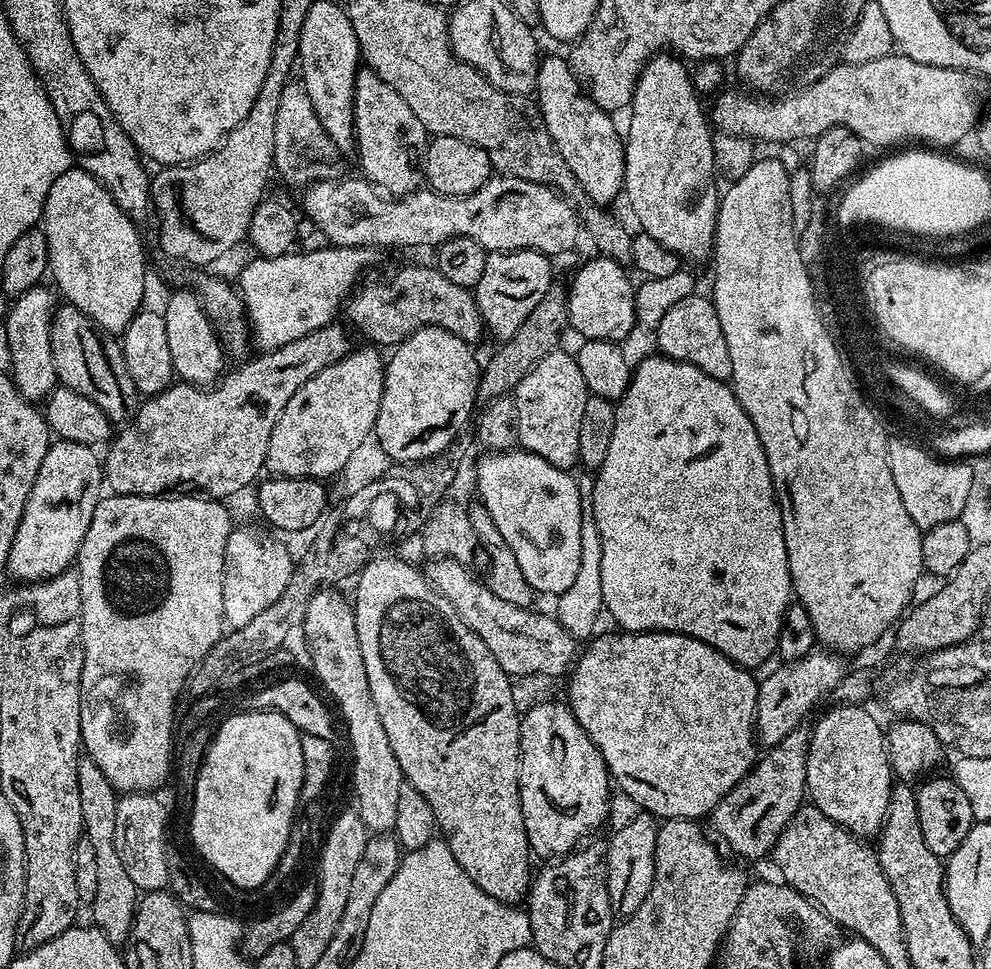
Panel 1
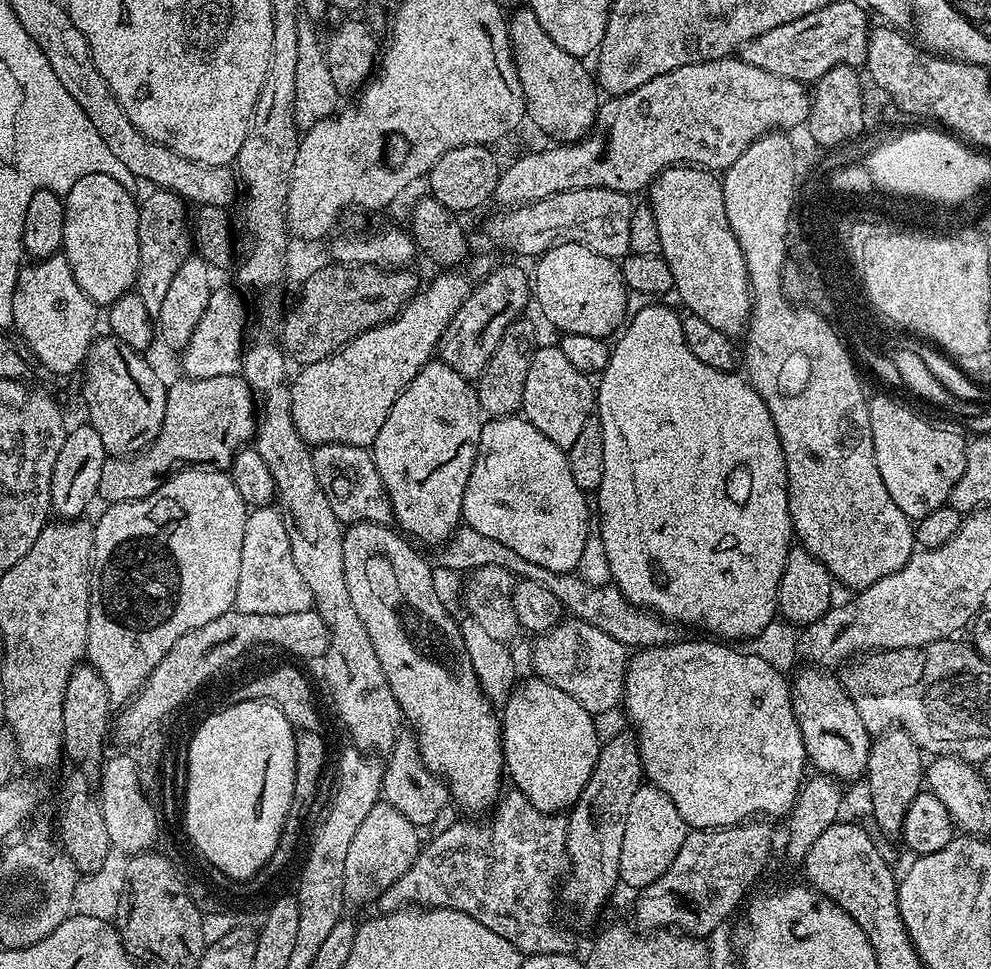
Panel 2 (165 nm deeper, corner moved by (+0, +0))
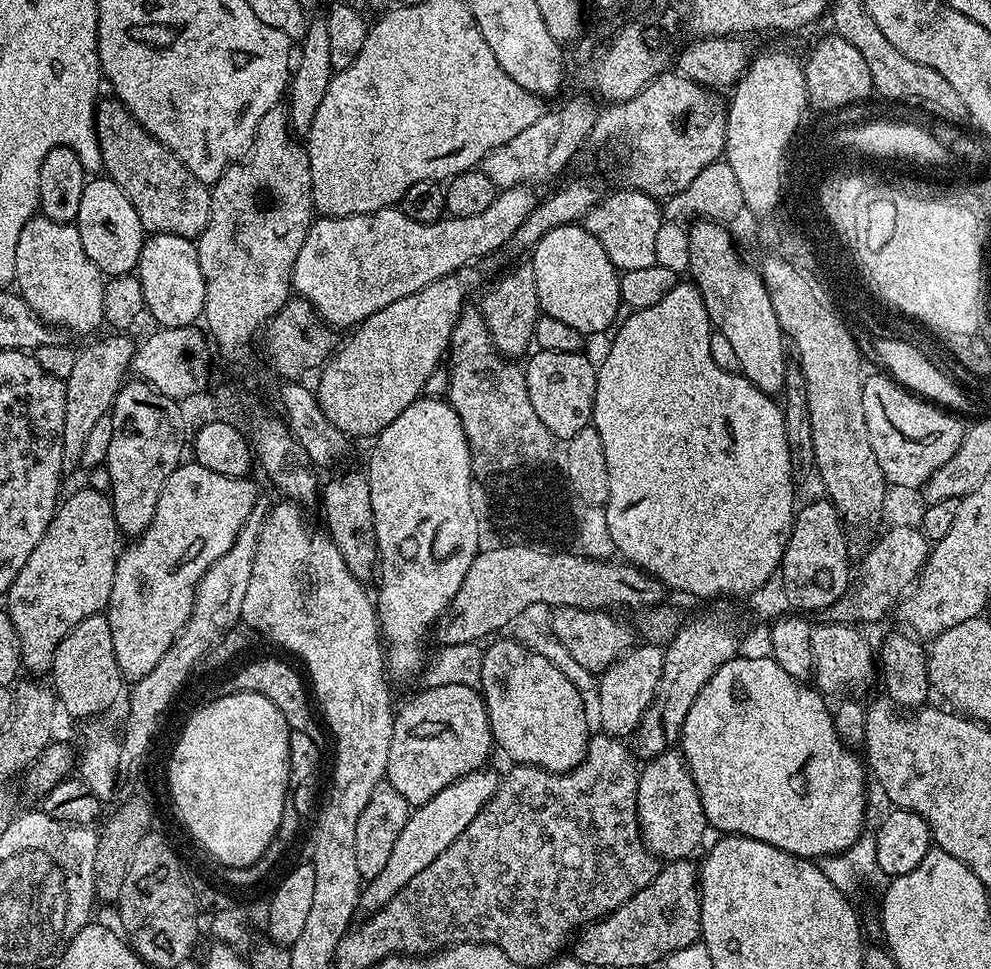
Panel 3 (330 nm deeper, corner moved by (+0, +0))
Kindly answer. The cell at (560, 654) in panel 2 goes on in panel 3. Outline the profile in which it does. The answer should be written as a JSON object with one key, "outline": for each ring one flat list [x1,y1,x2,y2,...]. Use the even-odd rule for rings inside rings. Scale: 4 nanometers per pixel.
{"outline":[[647,642,624,653,620,659,598,676,600,696,600,724,605,733,617,738,628,738,640,727,640,719,650,706,658,690,658,682,664,665,664,648]]}

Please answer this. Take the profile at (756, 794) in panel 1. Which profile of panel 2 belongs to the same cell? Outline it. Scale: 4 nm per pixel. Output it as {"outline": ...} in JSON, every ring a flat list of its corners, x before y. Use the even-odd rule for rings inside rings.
{"outline":[[745,822,735,824,732,828,689,831,686,842,682,842,682,850,678,850,670,862,670,870,666,870,658,882,650,882,650,886,639,889,635,927,640,930,675,930,680,934,707,938,714,926,725,923,729,919,728,915,740,903,740,907,745,903,746,897,753,891,752,883,763,874,768,855,772,852,772,828,768,824,771,823]]}

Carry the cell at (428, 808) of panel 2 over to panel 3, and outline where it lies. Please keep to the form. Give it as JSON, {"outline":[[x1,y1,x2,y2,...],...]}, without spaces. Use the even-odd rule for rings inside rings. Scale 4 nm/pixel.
{"outline":[[442,685,433,688,424,688,420,690,417,696,412,696,405,702,401,708,395,713,392,722,392,737,390,738,390,758,388,759,388,770,386,773,387,783,394,786,394,790,398,790,398,794,402,794,402,798,406,798,409,806,419,806,430,802,430,798,434,798,434,794,438,794,438,790,446,790,446,786,450,786,458,778,462,778,466,774,475,772,485,767,484,762,488,758,488,754,494,750,494,741,492,739,492,727,490,726,490,718,488,717,488,707,484,705,483,695,476,688,468,685]]}

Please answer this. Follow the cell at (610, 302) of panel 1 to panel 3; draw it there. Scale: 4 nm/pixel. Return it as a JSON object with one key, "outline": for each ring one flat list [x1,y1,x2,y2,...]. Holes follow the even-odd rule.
{"outline":[[579,223,558,226,536,243,536,247,531,249,530,256,536,293,543,315,558,318,561,322,566,322,566,326,574,326,574,330,583,332,588,338,592,338,595,332,604,332,613,327,614,314,621,303,620,272,612,265,606,250,602,250,602,242,598,242,594,234,587,232]]}

